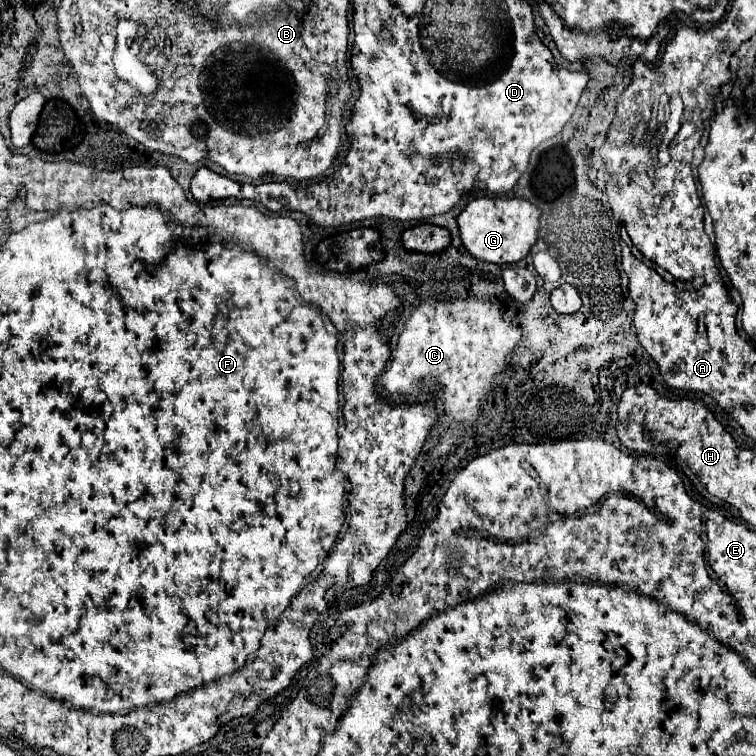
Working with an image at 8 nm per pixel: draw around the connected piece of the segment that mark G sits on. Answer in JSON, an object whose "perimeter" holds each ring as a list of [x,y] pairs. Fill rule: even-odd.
{"perimeter":[[[478,197],[462,209],[456,221],[460,229],[460,239],[472,257],[496,265],[506,265],[516,263],[530,253],[538,237],[538,219],[540,209],[536,209],[536,205],[526,199]]]}

